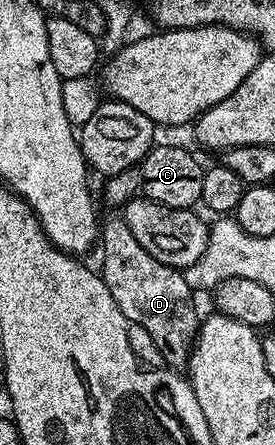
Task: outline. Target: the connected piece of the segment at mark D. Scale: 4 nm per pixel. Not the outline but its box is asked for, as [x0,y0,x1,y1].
[99,213,201,368]

